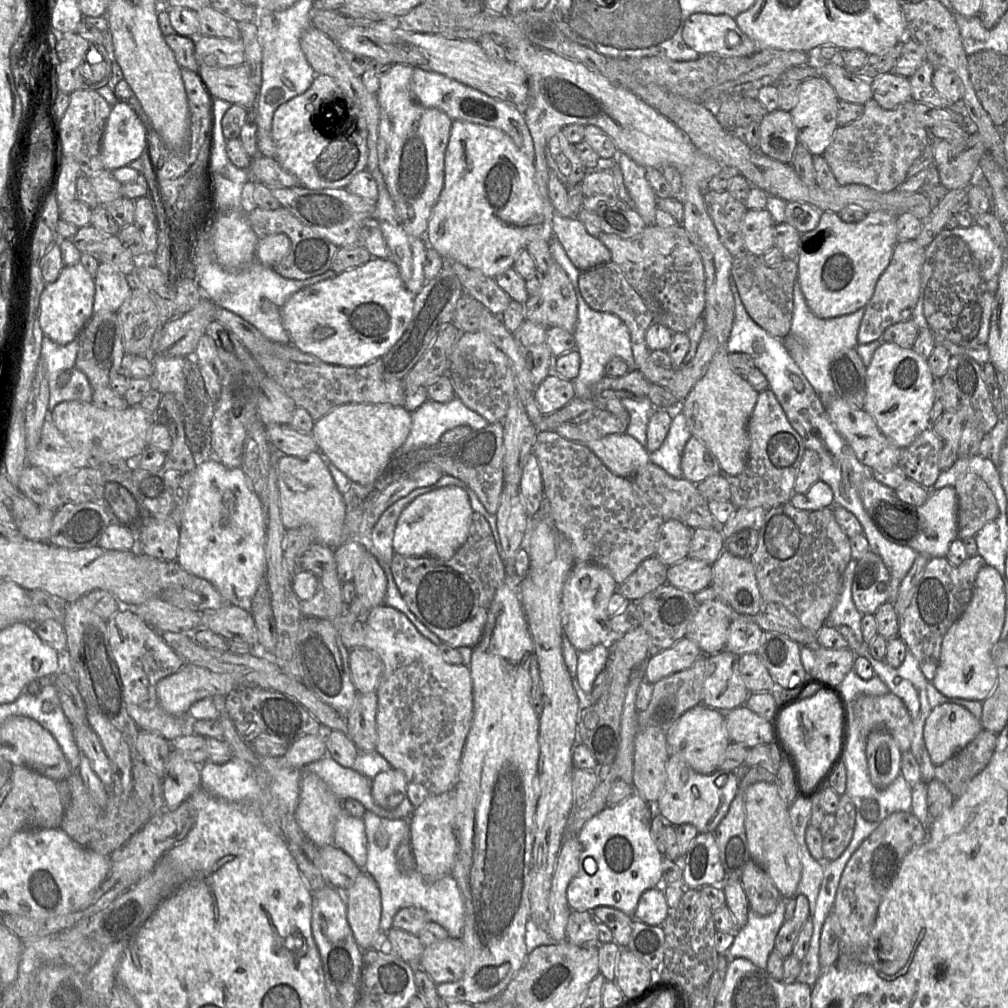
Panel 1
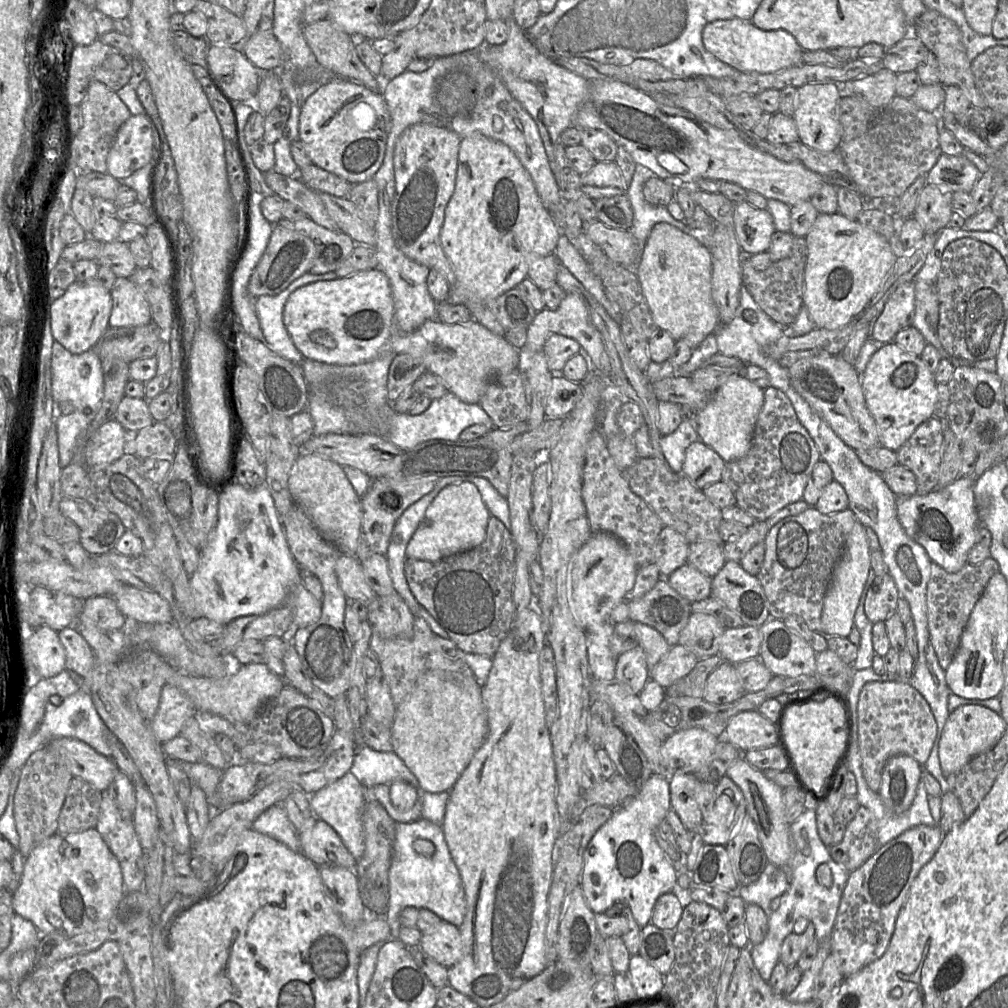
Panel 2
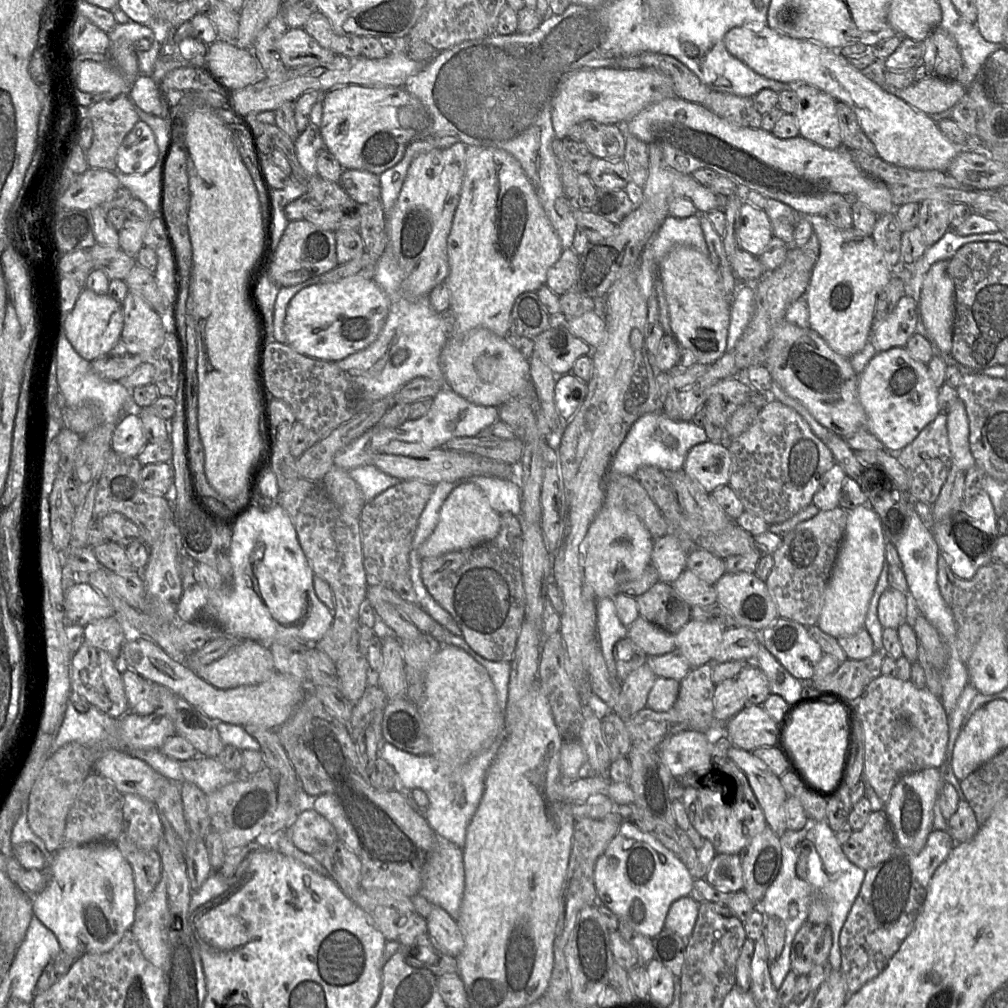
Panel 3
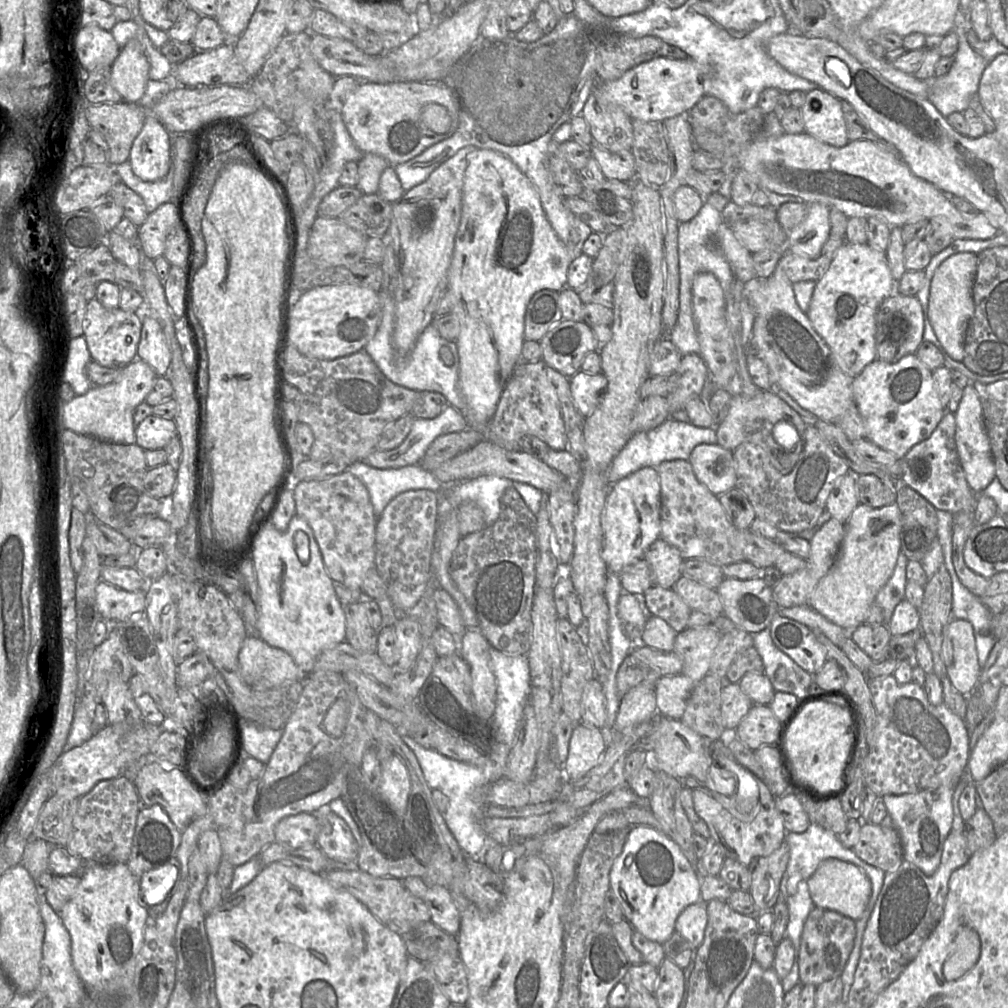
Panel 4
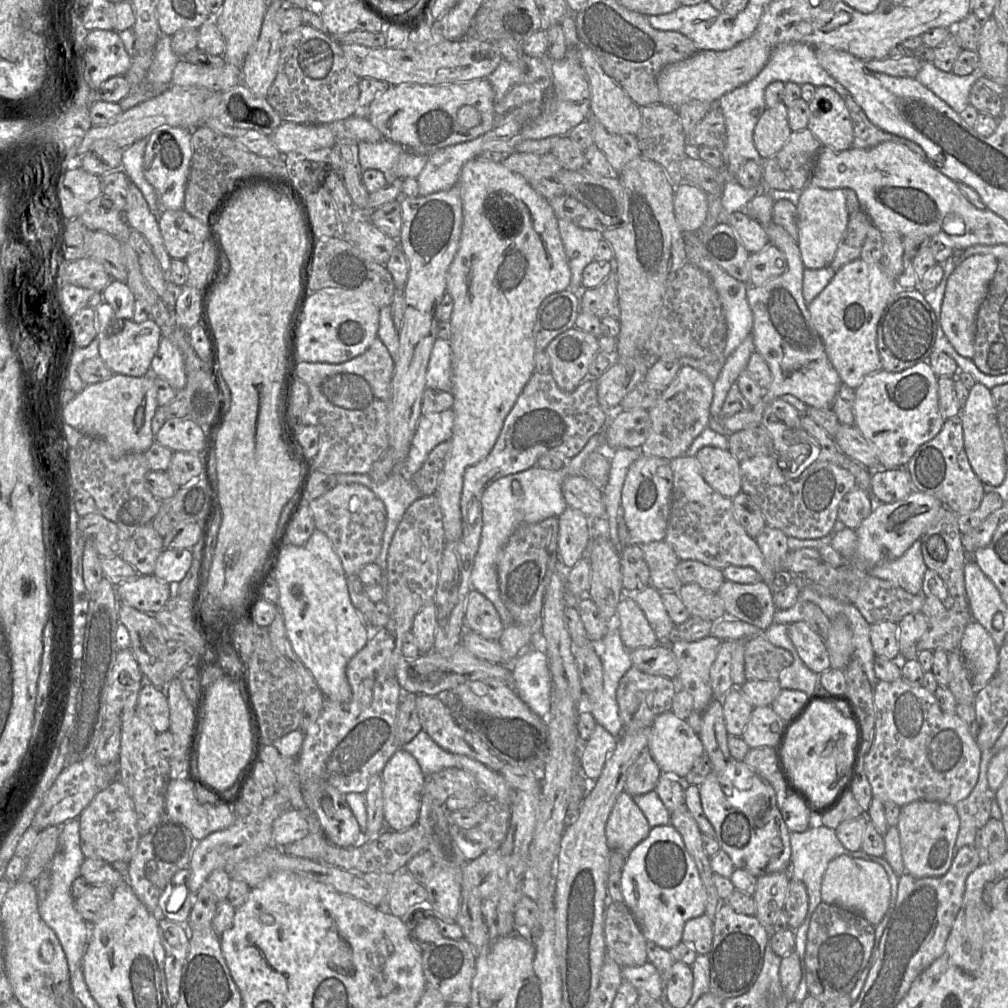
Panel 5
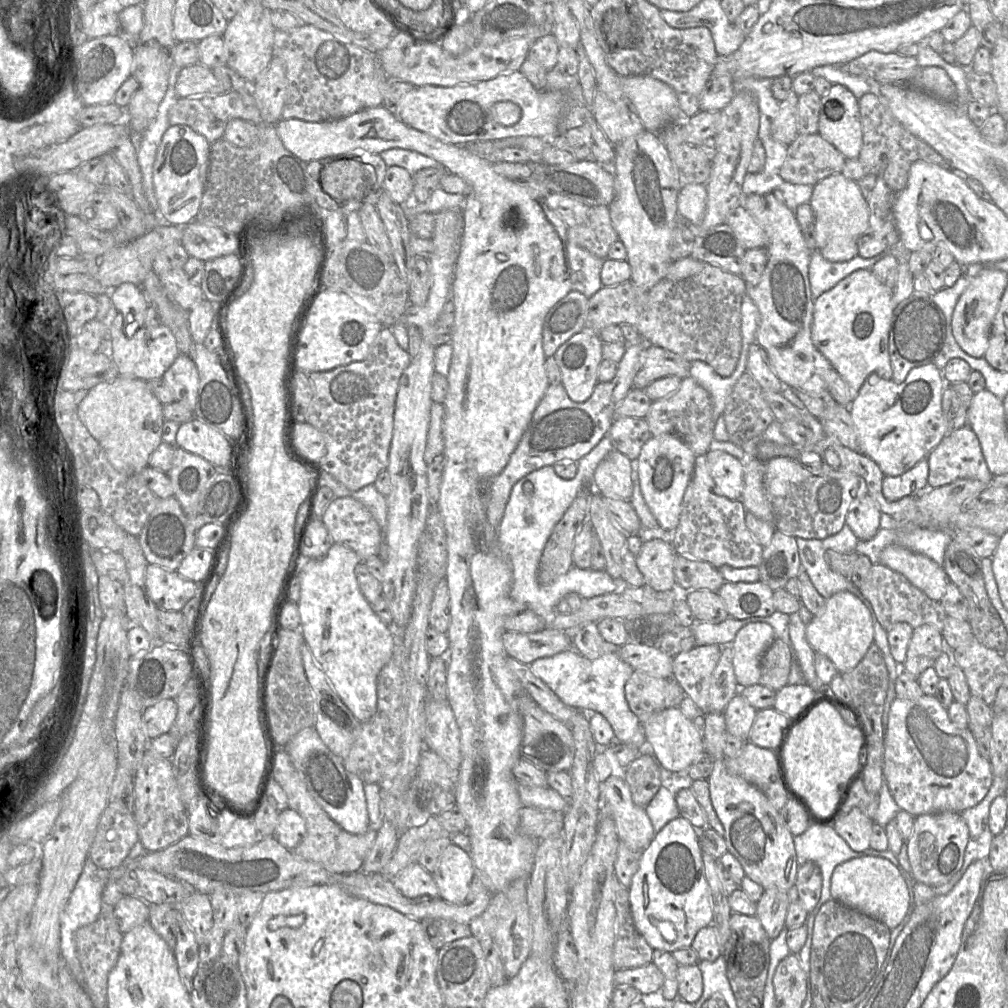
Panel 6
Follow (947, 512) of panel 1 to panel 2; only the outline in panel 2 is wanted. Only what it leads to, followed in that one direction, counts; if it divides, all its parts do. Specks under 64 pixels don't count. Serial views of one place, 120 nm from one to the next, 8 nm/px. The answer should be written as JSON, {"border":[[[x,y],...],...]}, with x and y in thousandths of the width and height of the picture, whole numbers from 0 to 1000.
{"border":[[[974,448],[969,452],[966,468],[960,473],[950,473],[941,481],[918,491],[890,492],[890,513],[899,530],[917,543],[924,557],[941,568],[948,568],[960,560],[960,548],[966,542],[973,522],[965,480],[985,460],[986,452]]]}

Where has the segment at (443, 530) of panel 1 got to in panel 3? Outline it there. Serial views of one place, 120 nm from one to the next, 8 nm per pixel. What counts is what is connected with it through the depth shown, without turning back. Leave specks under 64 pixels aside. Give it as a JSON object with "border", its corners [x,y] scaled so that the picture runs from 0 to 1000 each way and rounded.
{"border":[[[457,479],[438,500],[433,523],[415,544],[416,553],[427,554],[473,542],[490,534],[495,521],[495,510],[488,505],[477,484],[469,479]]]}

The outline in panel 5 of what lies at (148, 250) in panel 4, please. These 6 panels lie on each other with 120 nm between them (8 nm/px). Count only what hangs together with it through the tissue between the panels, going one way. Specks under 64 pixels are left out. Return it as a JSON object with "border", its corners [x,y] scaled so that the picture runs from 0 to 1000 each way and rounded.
{"border":[[[183,207],[162,208],[157,212],[159,229],[168,254],[183,258],[211,236],[208,221],[188,213]]]}

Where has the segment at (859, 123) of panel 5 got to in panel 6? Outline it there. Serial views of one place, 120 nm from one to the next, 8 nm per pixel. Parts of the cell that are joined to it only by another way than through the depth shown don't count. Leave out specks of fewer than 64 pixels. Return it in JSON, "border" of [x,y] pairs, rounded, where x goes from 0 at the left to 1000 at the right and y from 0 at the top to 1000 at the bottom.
{"border":[[[868,92],[851,98],[856,141],[852,160],[859,173],[875,175],[888,190],[896,188],[901,181],[904,164],[912,159],[944,169],[940,160],[921,142],[902,131],[886,114],[880,101]]]}

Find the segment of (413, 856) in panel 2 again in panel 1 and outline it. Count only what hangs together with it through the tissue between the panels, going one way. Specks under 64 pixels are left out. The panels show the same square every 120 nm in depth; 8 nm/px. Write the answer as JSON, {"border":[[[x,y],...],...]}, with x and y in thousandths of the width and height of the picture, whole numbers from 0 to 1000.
{"border":[[[363,804],[360,810],[364,829],[364,856],[361,864],[373,875],[378,890],[376,925],[389,921],[392,907],[399,901],[415,900],[422,903],[428,914],[440,920],[446,930],[458,932],[461,917],[461,897],[452,872],[443,868],[425,875],[414,864],[401,867],[394,858],[393,841],[400,833],[407,833],[406,813],[384,813]]]}

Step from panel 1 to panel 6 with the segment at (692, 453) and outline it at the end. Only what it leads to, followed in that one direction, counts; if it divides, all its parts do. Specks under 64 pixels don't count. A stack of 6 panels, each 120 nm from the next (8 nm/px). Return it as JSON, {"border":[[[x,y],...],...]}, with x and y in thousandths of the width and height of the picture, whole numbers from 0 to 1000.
{"border":[[[703,446],[699,453],[714,490],[724,496],[734,496],[738,483],[738,458],[714,446]]]}

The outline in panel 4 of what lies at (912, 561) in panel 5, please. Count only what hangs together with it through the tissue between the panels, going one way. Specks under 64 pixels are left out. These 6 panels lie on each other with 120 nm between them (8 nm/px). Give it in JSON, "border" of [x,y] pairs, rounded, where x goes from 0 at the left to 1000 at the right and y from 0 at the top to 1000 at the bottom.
{"border":[[[893,548],[885,570],[868,592],[868,597],[876,604],[878,611],[881,613],[884,612],[888,602],[898,594],[901,558],[900,552]]]}

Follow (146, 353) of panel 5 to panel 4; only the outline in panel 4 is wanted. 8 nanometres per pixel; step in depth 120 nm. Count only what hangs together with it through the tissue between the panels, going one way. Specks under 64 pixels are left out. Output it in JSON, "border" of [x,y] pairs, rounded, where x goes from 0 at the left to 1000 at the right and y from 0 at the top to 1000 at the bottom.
{"border":[[[93,296],[86,300],[82,334],[92,358],[107,365],[123,366],[136,355],[136,345],[140,334],[141,311],[108,307]]]}

